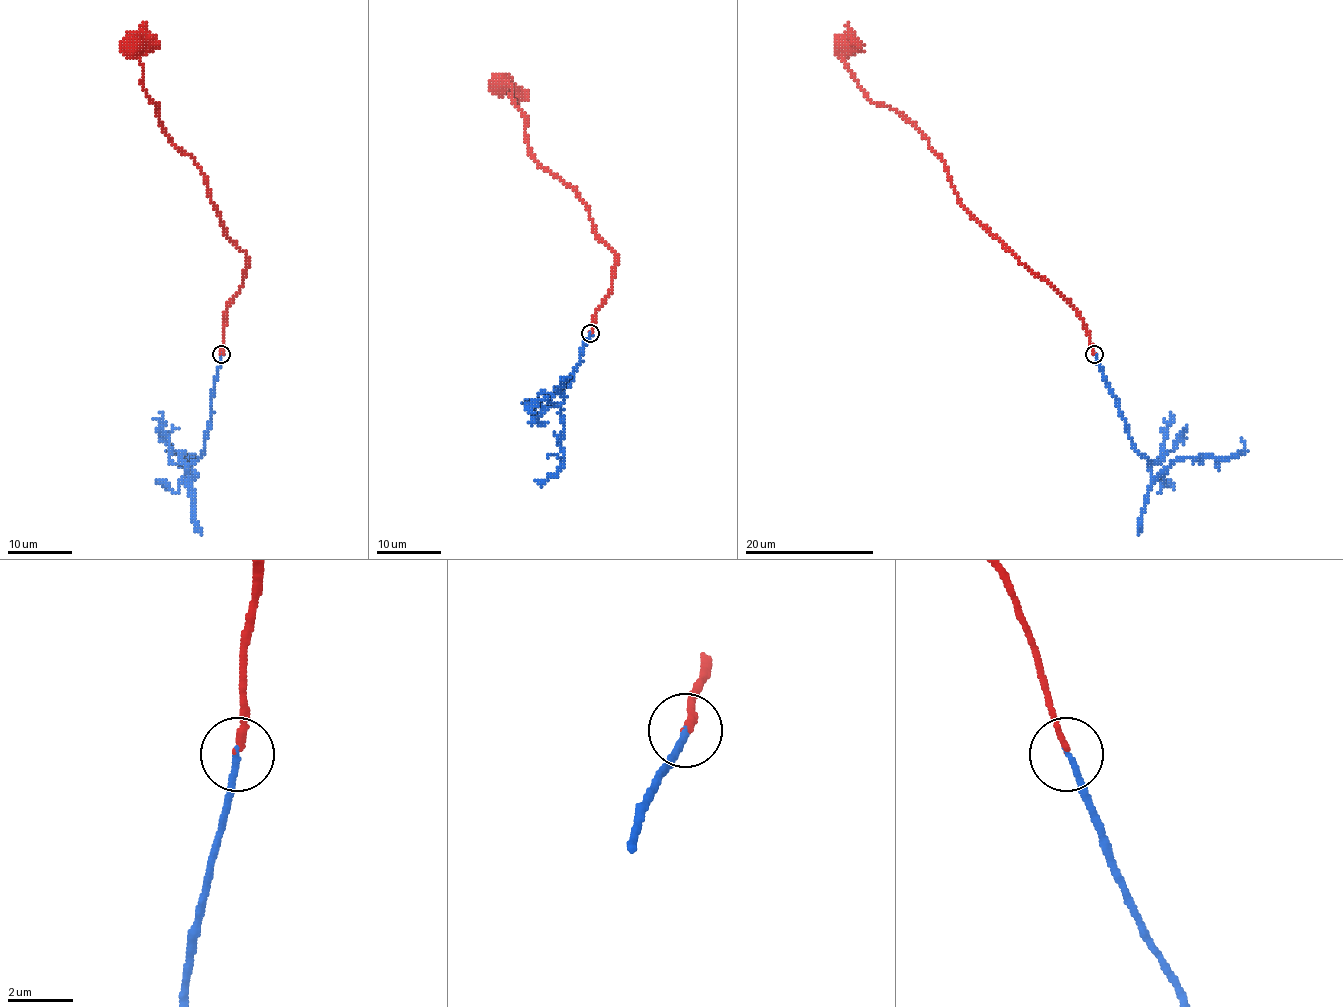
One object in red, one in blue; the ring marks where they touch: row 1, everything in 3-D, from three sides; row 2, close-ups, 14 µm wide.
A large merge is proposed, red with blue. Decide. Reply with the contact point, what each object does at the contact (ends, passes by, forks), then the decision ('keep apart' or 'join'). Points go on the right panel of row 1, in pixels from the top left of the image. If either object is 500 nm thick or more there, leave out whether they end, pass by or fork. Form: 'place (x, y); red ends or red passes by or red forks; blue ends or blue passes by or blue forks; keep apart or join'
place (1094, 354); red ends; blue ends; join

